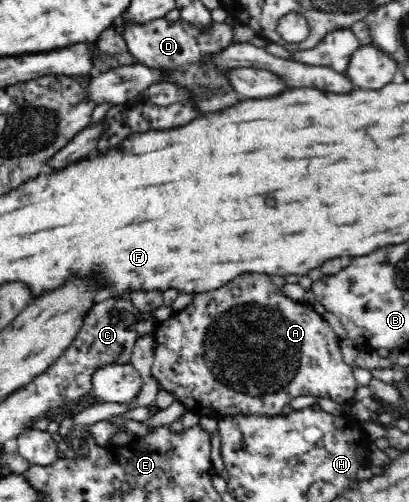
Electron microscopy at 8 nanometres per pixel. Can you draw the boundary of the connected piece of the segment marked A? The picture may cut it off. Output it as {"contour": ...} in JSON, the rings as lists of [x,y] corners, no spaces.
{"contour":[[[240,275],[232,283],[226,283],[224,287],[214,291],[196,292],[193,294],[193,301],[184,309],[178,310],[172,314],[167,321],[159,322],[155,326],[154,337],[156,338],[156,353],[154,353],[154,364],[152,367],[152,377],[159,385],[174,396],[175,400],[181,402],[186,411],[194,413],[197,416],[221,418],[231,415],[263,415],[275,416],[282,411],[283,407],[289,405],[290,401],[300,396],[320,397],[332,400],[337,405],[350,404],[355,400],[355,394],[359,385],[354,380],[353,368],[346,365],[342,360],[340,349],[340,340],[332,327],[326,323],[322,316],[322,310],[319,307],[310,306],[302,301],[292,300],[284,294],[282,287],[274,285],[268,275]]]}

